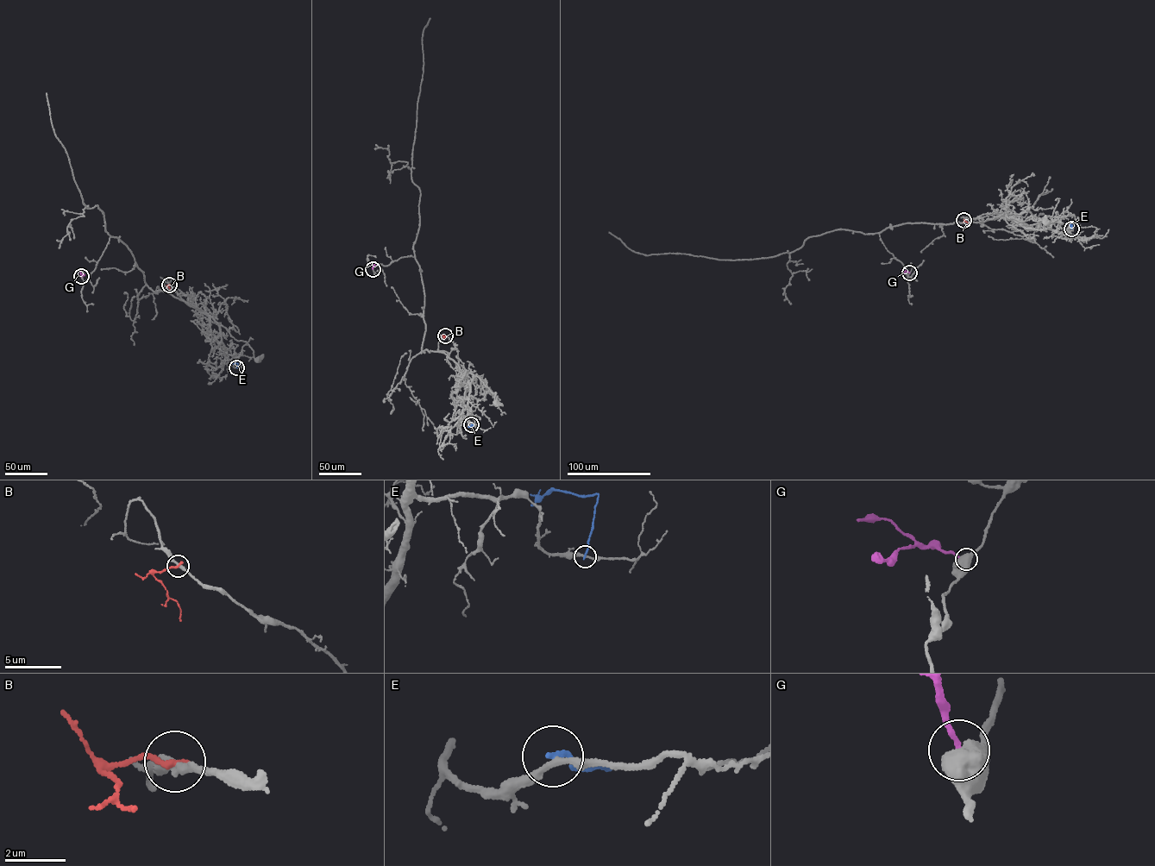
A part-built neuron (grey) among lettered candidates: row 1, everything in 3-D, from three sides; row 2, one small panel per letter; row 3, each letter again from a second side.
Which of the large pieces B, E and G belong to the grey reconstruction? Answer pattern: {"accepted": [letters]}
{"accepted": []}

